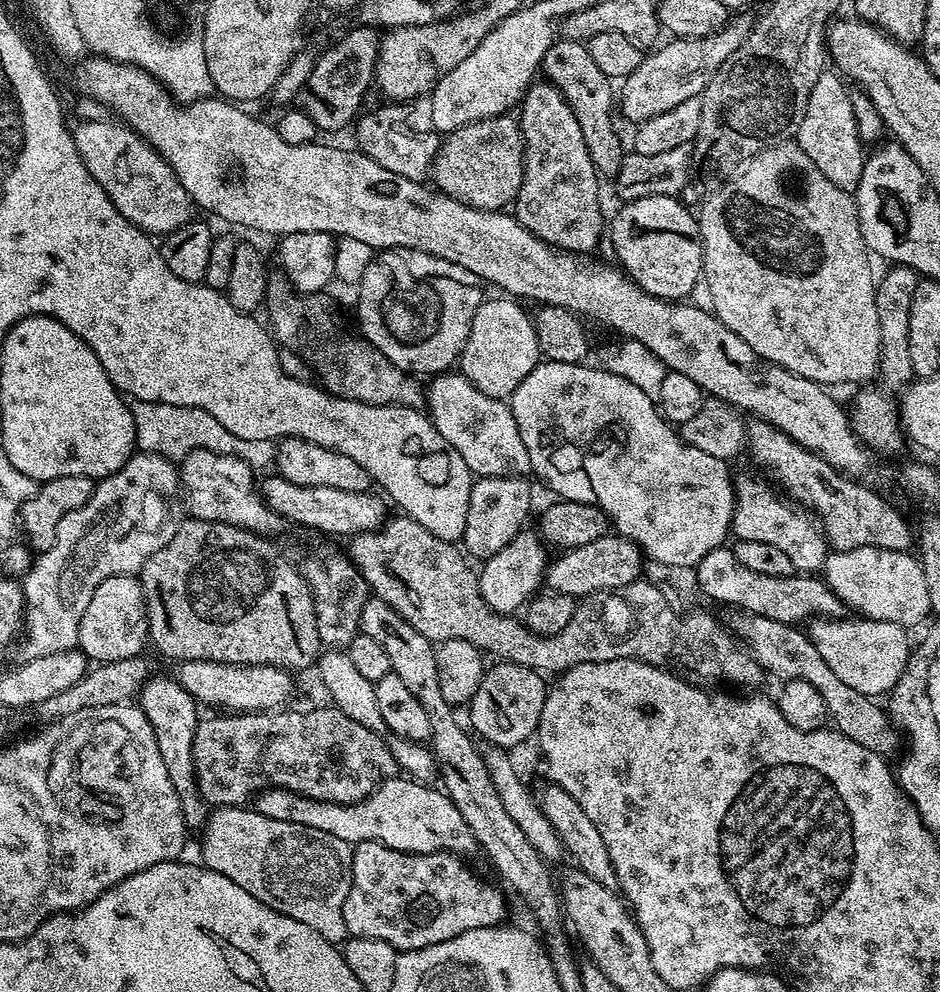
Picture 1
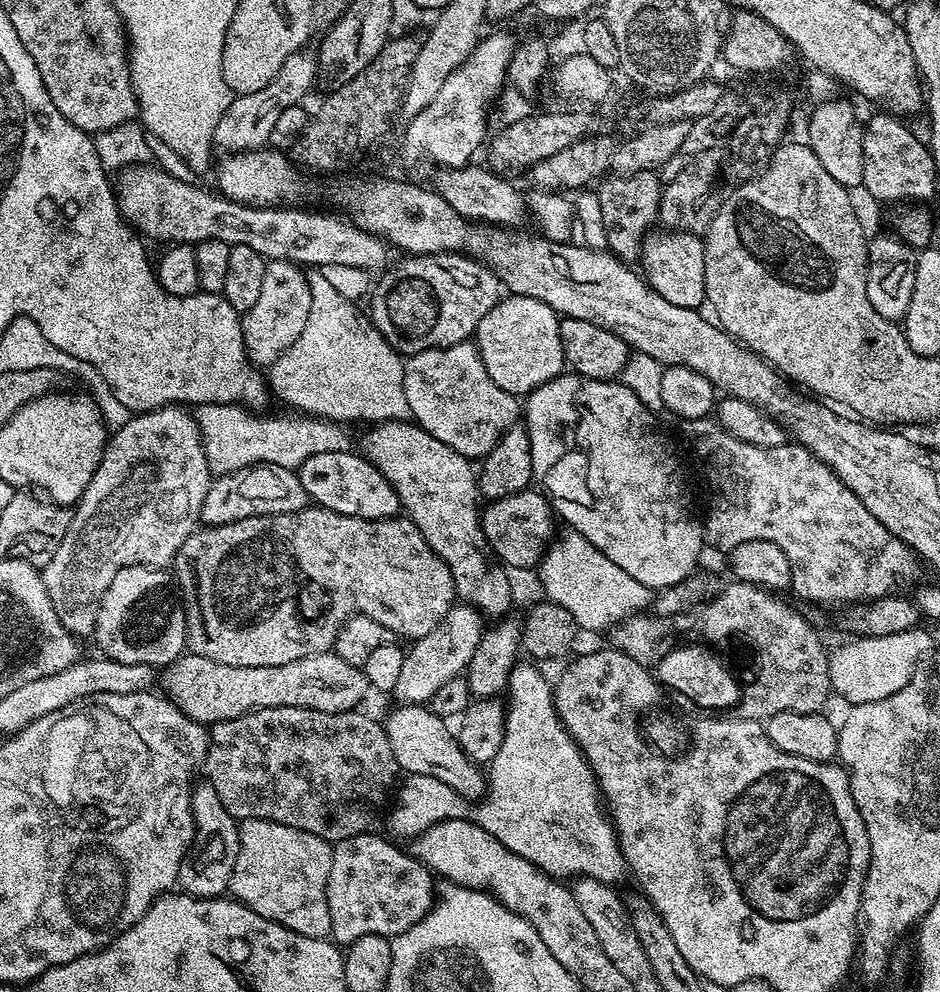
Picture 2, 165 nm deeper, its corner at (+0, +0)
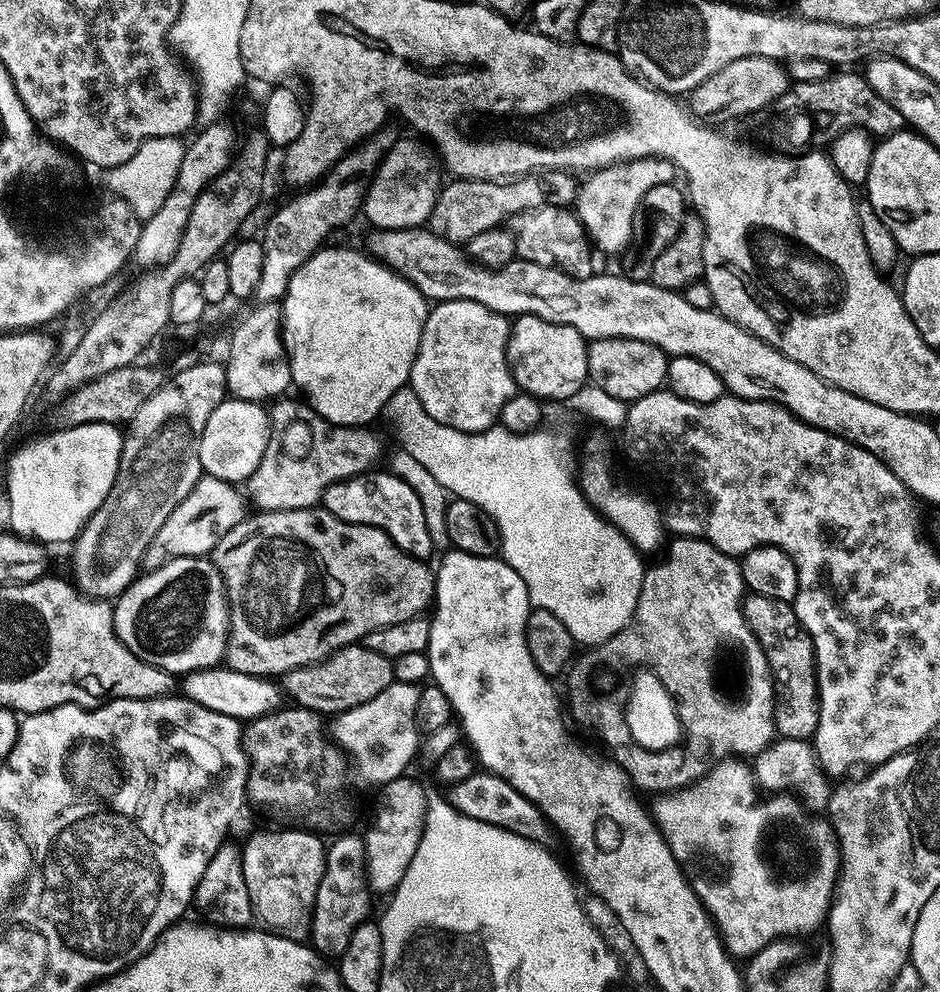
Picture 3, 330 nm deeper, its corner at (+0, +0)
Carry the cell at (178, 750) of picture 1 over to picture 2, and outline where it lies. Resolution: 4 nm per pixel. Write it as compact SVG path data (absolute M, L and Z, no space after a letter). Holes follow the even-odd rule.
M207 782L197 783L192 789L192 821L196 834L186 862L180 867L179 887L189 896L198 898L214 898L224 896L232 882L234 862L240 849L240 829L238 822L222 806L222 798L218 798L218 790Z

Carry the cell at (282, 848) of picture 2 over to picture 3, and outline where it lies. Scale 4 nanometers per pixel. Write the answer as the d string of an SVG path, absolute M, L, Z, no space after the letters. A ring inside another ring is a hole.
M291 826L285 827L284 832L256 832L248 841L243 841L240 857L242 858L242 874L246 878L246 890L250 890L250 902L252 903L252 915L257 921L261 920L263 927L267 931L275 932L277 936L285 936L287 940L307 941L312 934L312 911L316 905L316 895L318 894L318 886L322 882L322 874L324 873L324 854L326 844L317 833L305 832L299 828Z

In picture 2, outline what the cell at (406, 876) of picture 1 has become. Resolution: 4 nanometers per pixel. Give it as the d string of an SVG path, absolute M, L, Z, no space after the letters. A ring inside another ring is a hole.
M371 831L360 832L345 840L335 841L330 862L330 878L328 879L328 905L330 906L331 939L337 945L347 946L358 942L358 938L366 938L366 934L378 934L389 938L410 930L432 909L434 873L415 856L404 852L396 844L383 840L380 836L372 836Z

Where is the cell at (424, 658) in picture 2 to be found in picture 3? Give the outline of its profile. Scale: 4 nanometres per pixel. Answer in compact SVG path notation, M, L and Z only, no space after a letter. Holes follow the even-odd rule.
M393 682L370 702L354 706L348 712L339 713L330 724L333 739L360 770L360 776L375 786L388 784L409 771L408 763L415 758L422 744L422 732L416 722L420 688L414 684Z

